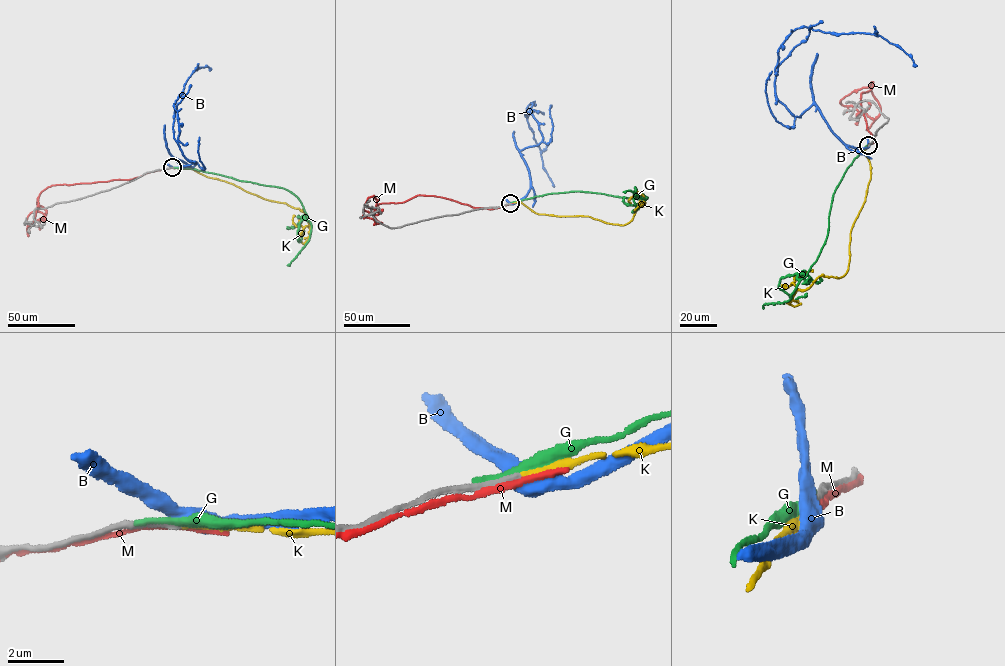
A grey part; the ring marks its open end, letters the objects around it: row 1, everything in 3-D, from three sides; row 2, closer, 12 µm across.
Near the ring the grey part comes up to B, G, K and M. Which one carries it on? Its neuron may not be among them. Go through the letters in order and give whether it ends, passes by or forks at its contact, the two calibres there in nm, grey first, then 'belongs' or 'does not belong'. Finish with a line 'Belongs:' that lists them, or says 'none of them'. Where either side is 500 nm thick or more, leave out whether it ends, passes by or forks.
B: 200 nm thick on the grey side, 500 nm on the other; does not belong
G: it ends there; 280 nm thick on the grey side, 280 nm on the other; does not belong
K: it ends there; 180 nm thick on the grey side, 200 nm on the other; belongs
M: it passes by; 220 nm thick on the grey side, 180 nm on the other; does not belong
Belongs: K

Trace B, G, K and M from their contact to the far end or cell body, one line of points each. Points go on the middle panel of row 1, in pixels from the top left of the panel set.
B: (510, 204), (530, 188), (520, 151), (542, 141), (530, 112), (532, 102), (527, 120), (554, 187)
G: (509, 204), (573, 191), (643, 198), (635, 187), (633, 200), (637, 208)
K: (510, 203), (521, 202), (539, 214), (587, 216), (622, 225), (645, 199), (633, 196), (630, 203)
M: (509, 204), (491, 209), (418, 195), (377, 205), (373, 195), (365, 205), (382, 211), (363, 210)

